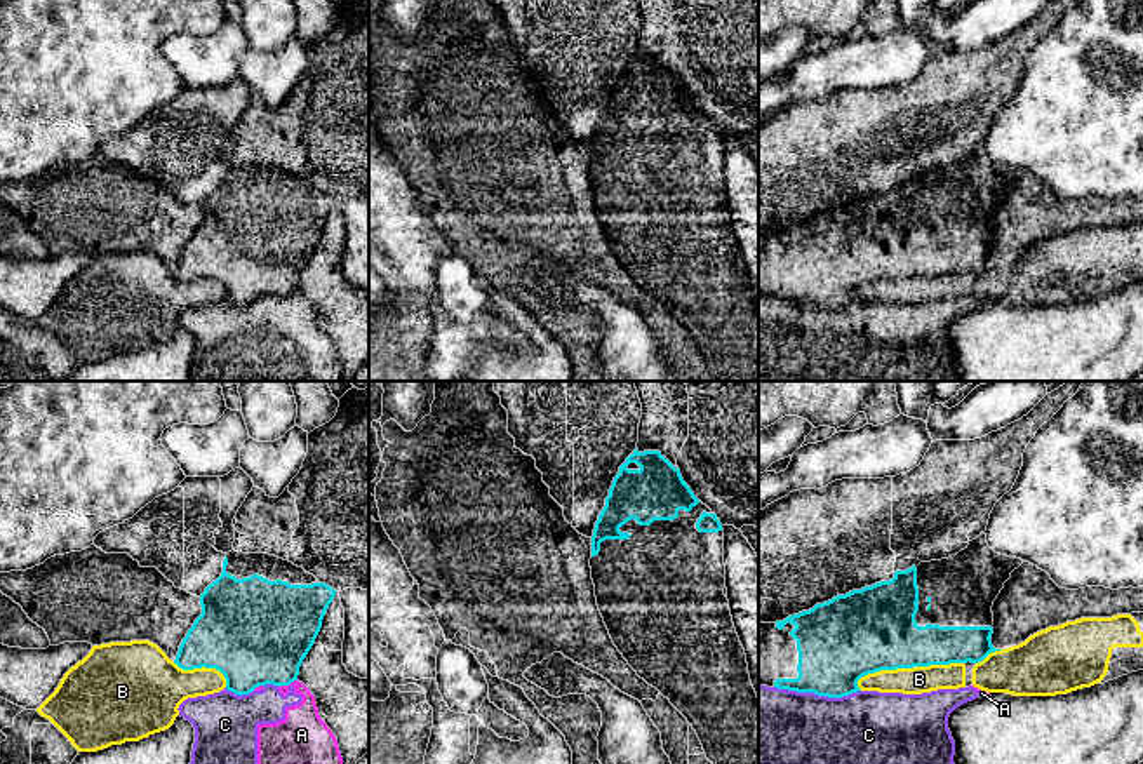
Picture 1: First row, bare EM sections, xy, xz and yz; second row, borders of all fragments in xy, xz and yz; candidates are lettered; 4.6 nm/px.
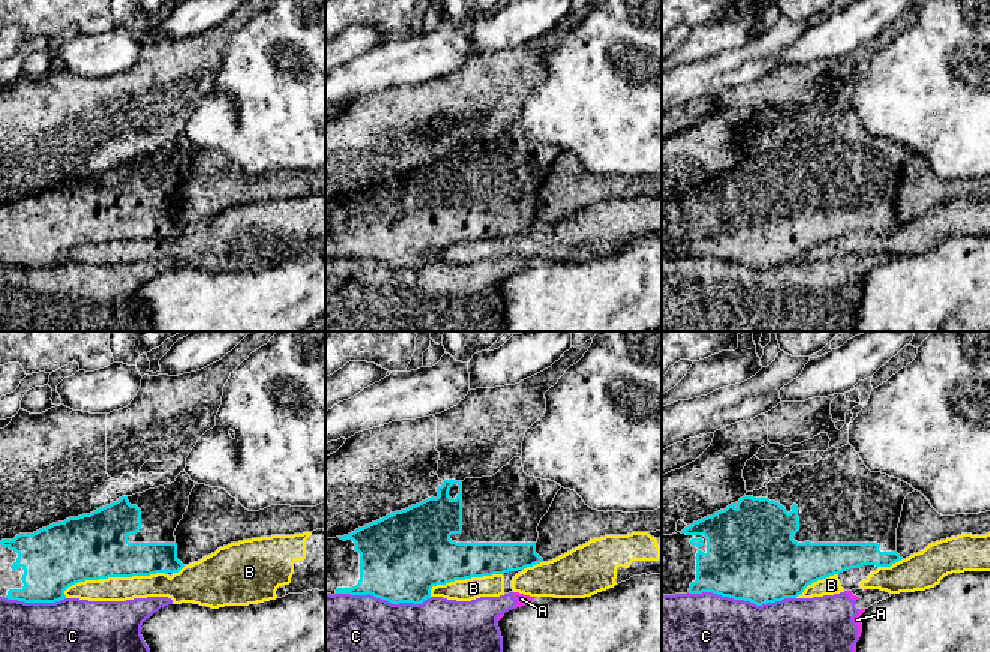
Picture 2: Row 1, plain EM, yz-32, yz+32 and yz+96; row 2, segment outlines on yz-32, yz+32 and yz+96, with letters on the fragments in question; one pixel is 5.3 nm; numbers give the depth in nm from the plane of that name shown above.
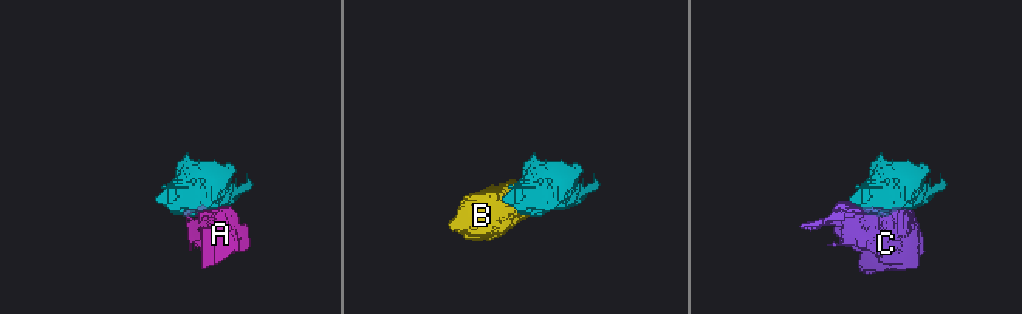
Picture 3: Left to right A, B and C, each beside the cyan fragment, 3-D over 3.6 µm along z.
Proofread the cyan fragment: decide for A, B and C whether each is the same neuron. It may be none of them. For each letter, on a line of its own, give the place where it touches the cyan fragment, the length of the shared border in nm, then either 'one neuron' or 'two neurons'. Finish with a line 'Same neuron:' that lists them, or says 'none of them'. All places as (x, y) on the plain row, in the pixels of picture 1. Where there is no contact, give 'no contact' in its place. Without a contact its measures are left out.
A: meets cyan in xy at (287, 294); contact 100 nm long; two neurons
B: meets cyan in yz at (907, 277); contact 500 nm long; two neurons
C: meets cyan in yz at (818, 305); contact 400 nm long; two neurons
Same neuron: none of them

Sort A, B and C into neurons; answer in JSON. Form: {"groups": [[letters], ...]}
{"groups": [["A", "C"], ["B"]]}

